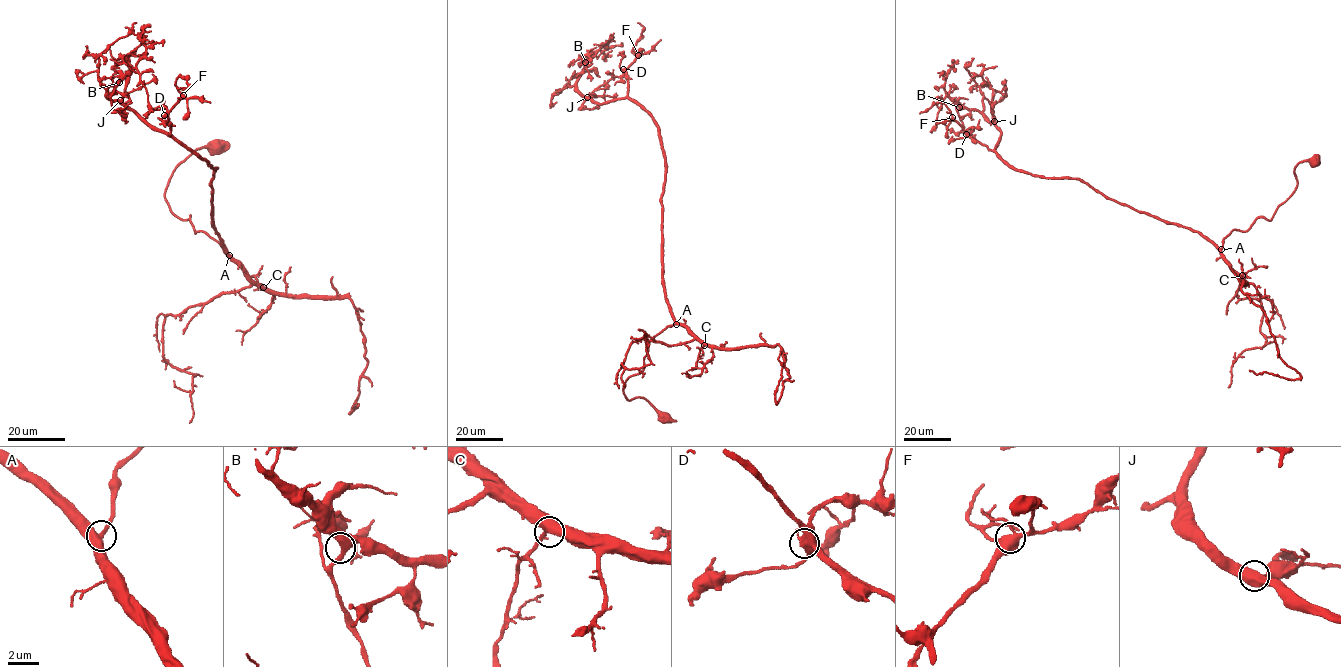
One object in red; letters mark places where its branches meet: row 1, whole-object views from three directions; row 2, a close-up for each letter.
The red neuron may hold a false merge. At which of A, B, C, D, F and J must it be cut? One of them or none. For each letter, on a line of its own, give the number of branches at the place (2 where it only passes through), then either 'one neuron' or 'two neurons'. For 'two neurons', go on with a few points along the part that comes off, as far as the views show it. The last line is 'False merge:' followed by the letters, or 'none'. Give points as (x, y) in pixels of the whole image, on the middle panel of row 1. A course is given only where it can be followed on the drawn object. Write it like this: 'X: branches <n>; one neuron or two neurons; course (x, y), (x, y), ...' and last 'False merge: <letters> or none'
A: branches 3; one neuron
B: branches 3; one neuron
C: branches 3; one neuron
D: branches 3; one neuron
F: branches 3; one neuron
J: branches 3; one neuron
False merge: none

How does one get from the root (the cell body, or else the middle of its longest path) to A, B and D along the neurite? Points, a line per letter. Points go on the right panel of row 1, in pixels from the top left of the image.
A: (1315, 160), (1301, 161), (1295, 167), (1295, 189), (1270, 220), (1258, 217), (1247, 230), (1233, 230), (1221, 249)
B: (1315, 160), (1270, 220), (1218, 249), (1079, 179), (1015, 170), (995, 124), (959, 107)
D: (1315, 160), (1295, 167), (1295, 189), (1270, 220), (1233, 230), (1218, 249), (1079, 179), (1015, 170), (966, 134)

